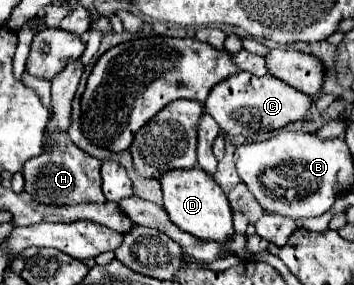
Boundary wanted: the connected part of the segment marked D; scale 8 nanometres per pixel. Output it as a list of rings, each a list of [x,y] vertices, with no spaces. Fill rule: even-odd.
[[[199,165],[189,171],[169,171],[159,179],[163,191],[163,207],[169,213],[169,219],[183,231],[203,239],[225,243],[233,235],[233,219],[231,205],[227,195],[215,183],[211,175],[207,175]]]

